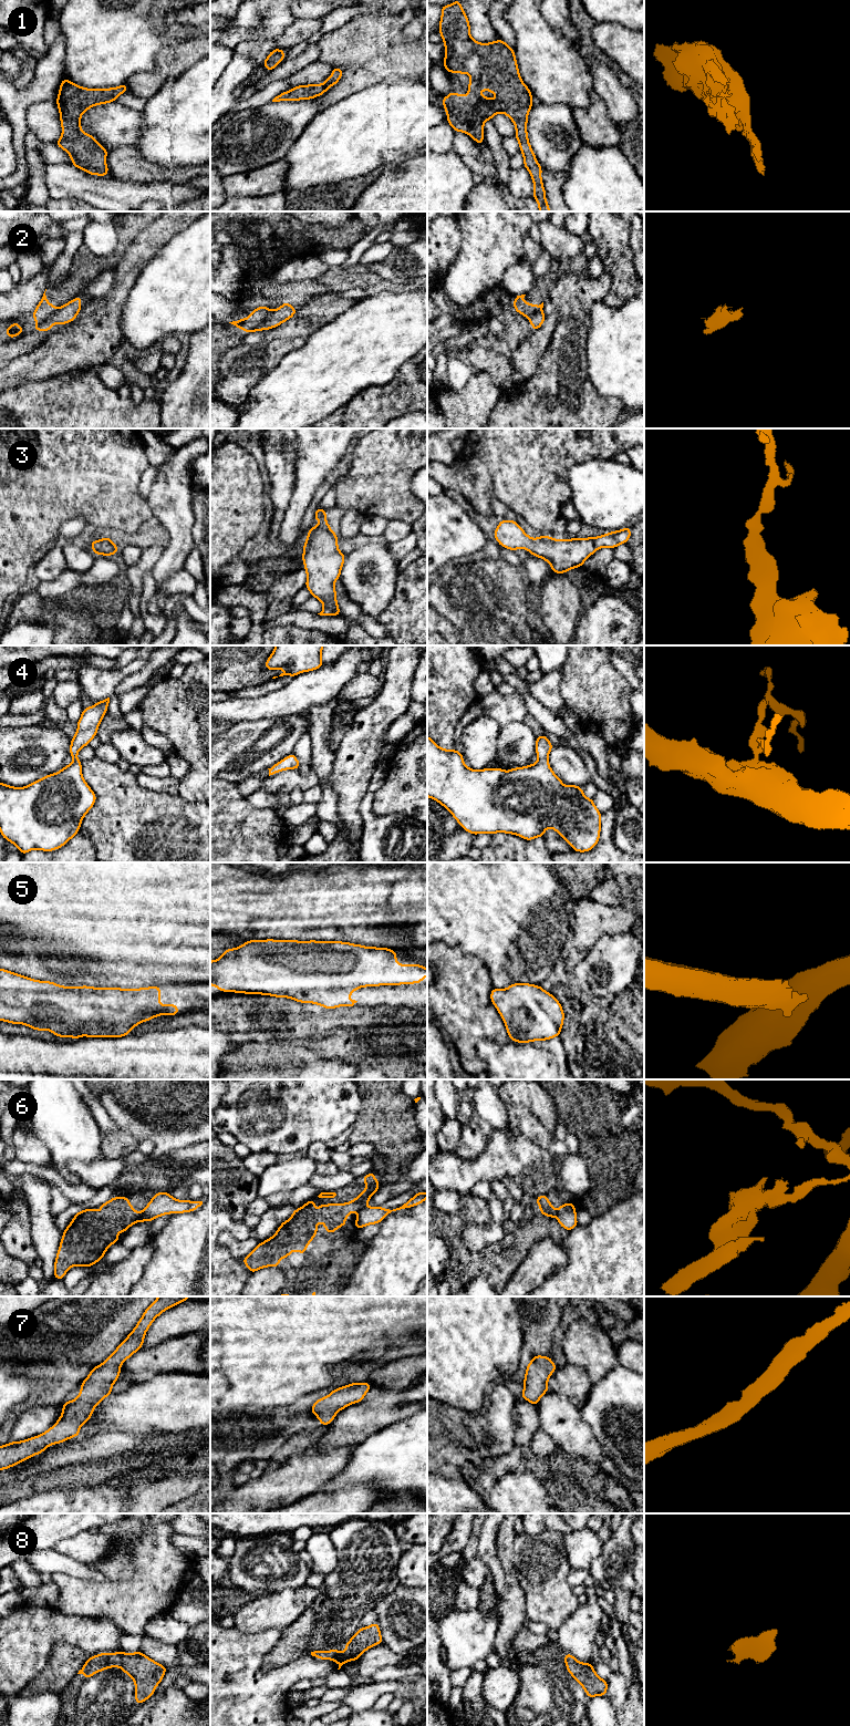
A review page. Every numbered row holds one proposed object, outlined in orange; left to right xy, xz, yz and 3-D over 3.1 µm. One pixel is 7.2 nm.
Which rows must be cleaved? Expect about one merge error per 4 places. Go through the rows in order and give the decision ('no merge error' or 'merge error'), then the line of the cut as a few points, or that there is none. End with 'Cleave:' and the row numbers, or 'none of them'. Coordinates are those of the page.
1: no merge error; no cut
2: merge error; cut in xy along (59, 308), (44, 320), (38, 322)
3: no merge error; no cut
4: no merge error; no cut
5: no merge error; no cut
6: merge error; cut in xy along (142, 1212), (137, 1221)
7: no merge error; no cut
8: no merge error; no cut
Cleave: 2, 6

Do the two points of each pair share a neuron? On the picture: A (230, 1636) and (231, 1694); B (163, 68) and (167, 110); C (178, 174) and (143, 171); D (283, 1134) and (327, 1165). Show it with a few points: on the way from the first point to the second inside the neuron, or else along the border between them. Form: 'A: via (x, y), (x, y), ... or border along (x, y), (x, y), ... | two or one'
A: via (230, 1651), (230, 1676), (232, 1680) | one
B: border along (187, 69), (167, 81), (147, 100) | two
C: via (169, 174), (152, 173) | one
D: border along (325, 1141), (312, 1141), (306, 1148) | two

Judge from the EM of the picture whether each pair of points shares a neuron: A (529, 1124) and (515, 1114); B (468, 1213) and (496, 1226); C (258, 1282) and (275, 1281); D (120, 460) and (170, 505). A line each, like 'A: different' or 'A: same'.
A: same
B: different
C: same
D: different

